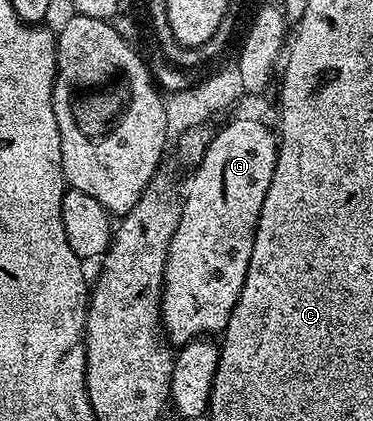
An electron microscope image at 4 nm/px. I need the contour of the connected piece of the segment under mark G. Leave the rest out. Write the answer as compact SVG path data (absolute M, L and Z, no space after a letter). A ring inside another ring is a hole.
M238 117L211 136L210 145L204 151L204 159L193 166L191 173L194 174L186 185L186 197L184 193L181 198L182 214L168 247L162 280L162 328L165 340L171 346L181 347L189 341L196 341L207 335L218 335L225 330L248 275L260 207L264 207L264 195L268 195L268 187L276 171L278 142L275 130L273 133L264 122L257 121L254 117Z

